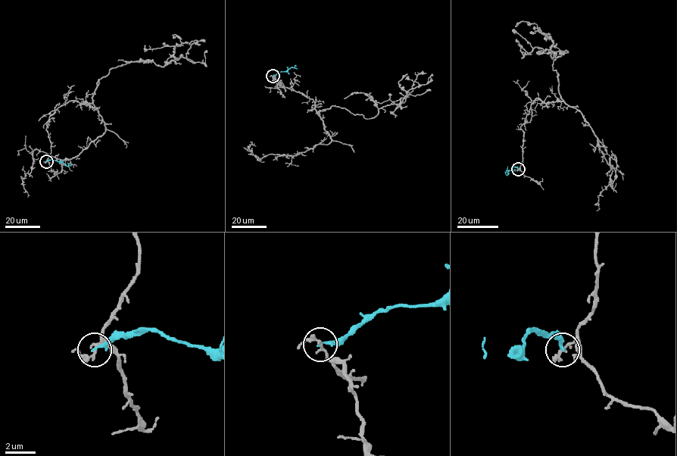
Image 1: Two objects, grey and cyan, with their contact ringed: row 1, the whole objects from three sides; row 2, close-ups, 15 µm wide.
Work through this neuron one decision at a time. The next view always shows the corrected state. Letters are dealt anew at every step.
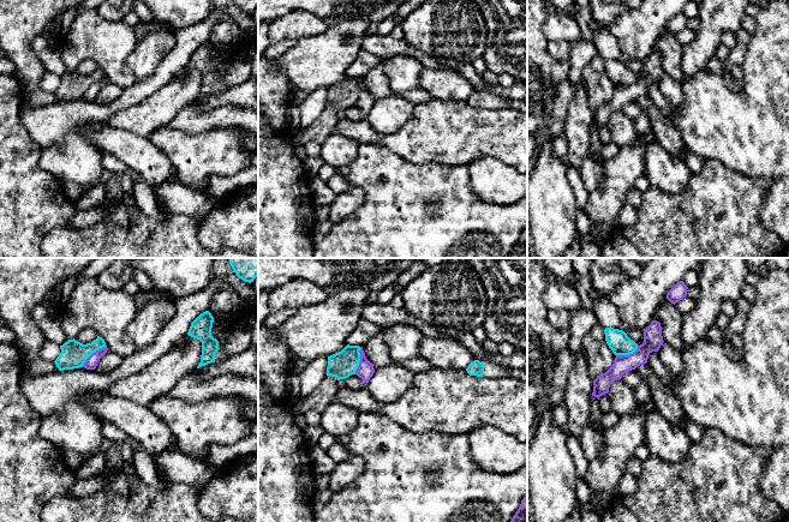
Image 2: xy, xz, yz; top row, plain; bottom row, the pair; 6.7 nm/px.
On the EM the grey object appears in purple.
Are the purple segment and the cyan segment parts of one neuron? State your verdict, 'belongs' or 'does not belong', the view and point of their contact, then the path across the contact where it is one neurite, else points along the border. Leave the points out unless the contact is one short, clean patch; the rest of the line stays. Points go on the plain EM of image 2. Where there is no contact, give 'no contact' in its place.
does not belong; meets purple in xy at (93, 84); border along xy (106, 77), (96, 80), (82, 97)

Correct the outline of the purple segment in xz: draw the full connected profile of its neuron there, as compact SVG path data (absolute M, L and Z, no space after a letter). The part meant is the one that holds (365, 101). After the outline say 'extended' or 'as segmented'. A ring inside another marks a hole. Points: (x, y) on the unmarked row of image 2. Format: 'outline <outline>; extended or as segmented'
outline M360 78L359 84L360 84L360 94L355 102L355 106L367 115L370 109L375 104L375 100L373 100L372 95L366 90L363 78Z; as segmented

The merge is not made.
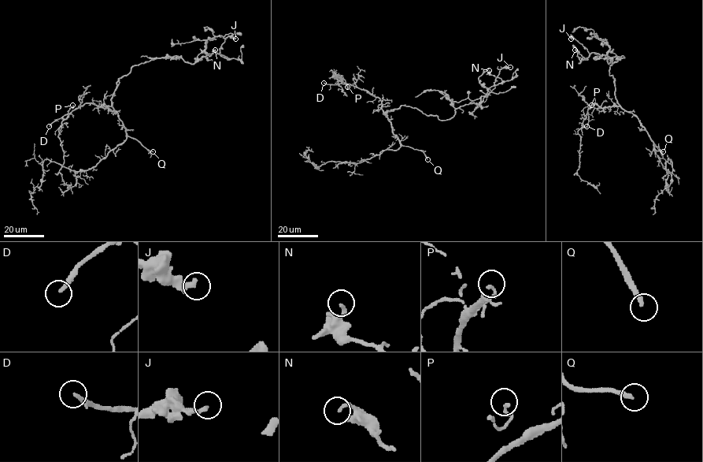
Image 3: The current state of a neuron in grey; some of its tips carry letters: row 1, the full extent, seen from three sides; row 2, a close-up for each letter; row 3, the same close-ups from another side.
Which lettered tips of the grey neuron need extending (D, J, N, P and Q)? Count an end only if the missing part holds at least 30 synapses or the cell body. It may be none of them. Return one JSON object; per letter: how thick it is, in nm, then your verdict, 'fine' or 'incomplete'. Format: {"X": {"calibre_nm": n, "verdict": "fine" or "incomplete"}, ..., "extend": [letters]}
{"D": {"calibre_nm": 220, "verdict": "incomplete"}, "J": {"calibre_nm": 280, "verdict": "fine"}, "N": {"calibre_nm": 180, "verdict": "fine"}, "P": {"calibre_nm": 160, "verdict": "fine"}, "Q": {"calibre_nm": 240, "verdict": "incomplete"}, "extend": ["D", "Q"]}

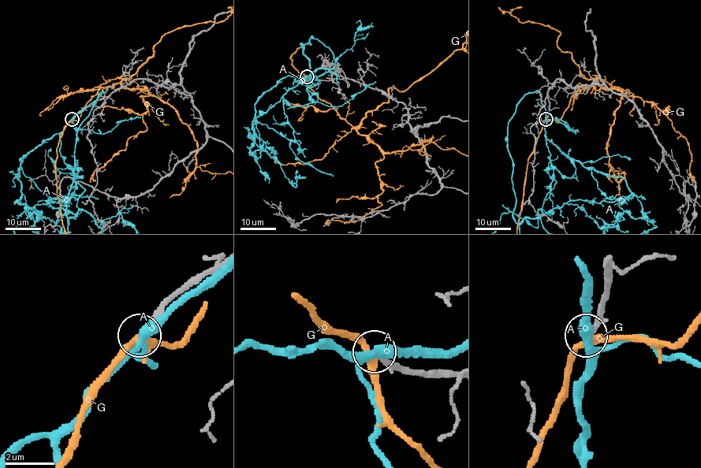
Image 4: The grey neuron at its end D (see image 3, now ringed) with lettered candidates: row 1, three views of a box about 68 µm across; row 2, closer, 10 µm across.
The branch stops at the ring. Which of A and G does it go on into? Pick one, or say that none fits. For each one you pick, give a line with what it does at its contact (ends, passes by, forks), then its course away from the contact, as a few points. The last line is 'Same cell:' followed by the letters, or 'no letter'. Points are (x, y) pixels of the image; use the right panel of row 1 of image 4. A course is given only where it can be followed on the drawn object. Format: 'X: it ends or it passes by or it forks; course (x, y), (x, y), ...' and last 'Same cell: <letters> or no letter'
Same cell: no letter

